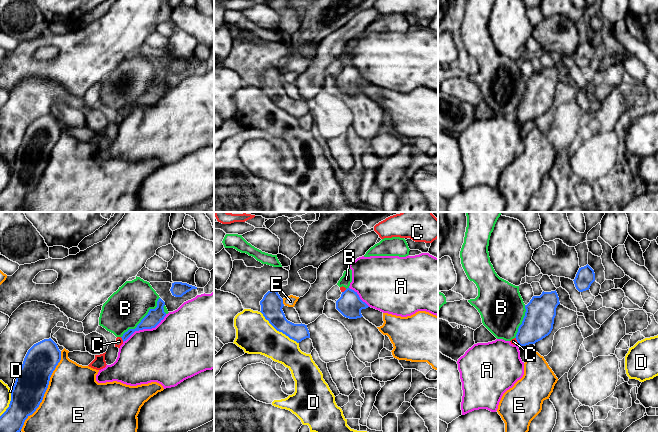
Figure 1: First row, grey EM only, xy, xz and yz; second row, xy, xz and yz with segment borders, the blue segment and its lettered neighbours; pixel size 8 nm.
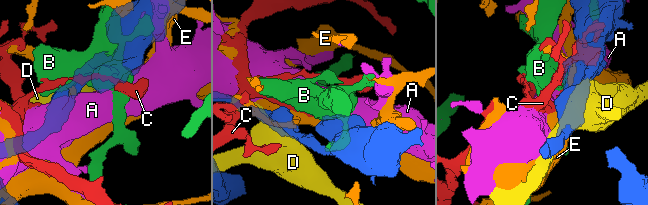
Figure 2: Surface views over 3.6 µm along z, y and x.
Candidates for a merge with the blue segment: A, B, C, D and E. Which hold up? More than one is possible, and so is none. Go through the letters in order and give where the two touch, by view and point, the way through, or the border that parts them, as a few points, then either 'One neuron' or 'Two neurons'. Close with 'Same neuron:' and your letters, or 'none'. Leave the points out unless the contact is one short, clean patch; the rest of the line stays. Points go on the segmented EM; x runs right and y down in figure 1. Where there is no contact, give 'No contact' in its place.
A: Touches blue at xy (145, 328). Two neurons
B: Touches blue at xy (143, 318). Two neurons
C: Touches blue at xy (122, 339). Two neurons
D: Touches blue at xz (278, 330). Two neurons
E: Touches blue at xy (45, 391). Two neurons
Same neuron: none

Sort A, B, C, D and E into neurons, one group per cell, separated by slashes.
A / B / C / D / E

